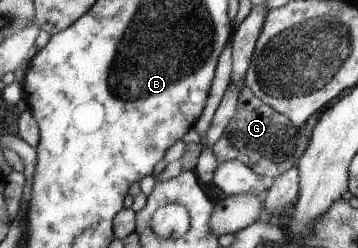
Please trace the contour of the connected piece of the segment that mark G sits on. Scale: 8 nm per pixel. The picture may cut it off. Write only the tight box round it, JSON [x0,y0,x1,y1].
[212,85,299,178]

